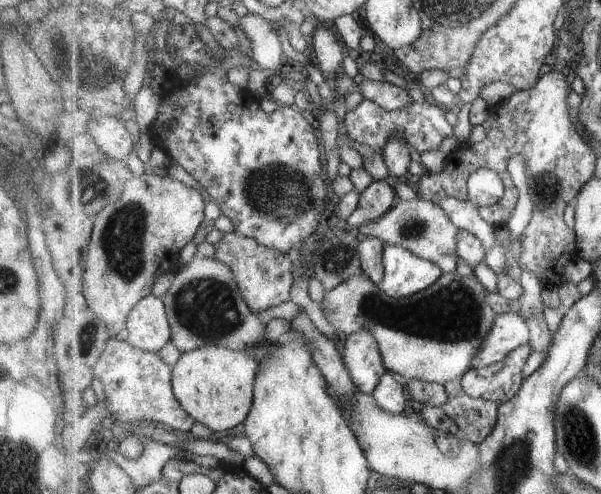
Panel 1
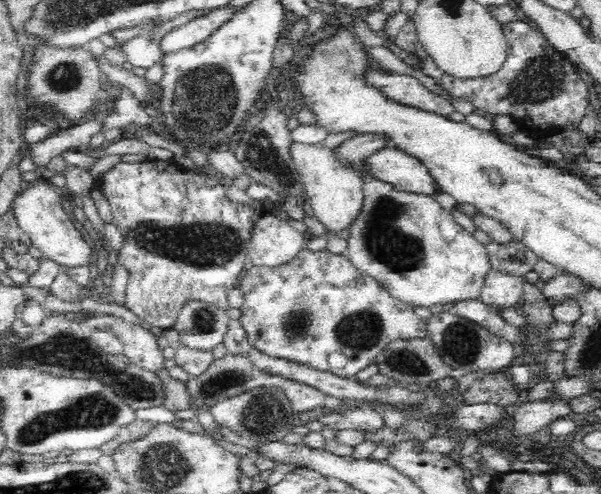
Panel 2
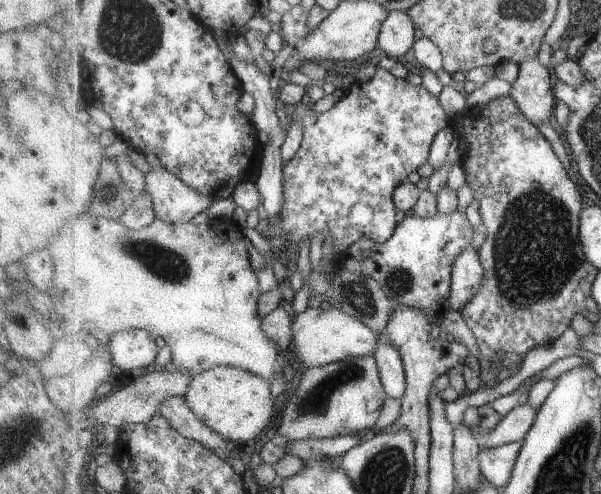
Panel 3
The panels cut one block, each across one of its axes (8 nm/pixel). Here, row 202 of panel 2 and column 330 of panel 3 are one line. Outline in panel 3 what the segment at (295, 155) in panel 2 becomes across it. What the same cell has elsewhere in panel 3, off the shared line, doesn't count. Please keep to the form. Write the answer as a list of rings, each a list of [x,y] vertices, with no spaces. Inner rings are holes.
[[[308,307],[293,317],[293,352],[300,362],[299,366],[305,369],[325,366],[349,357],[373,355],[383,336],[383,332],[374,331],[341,309],[325,311],[319,307]]]

